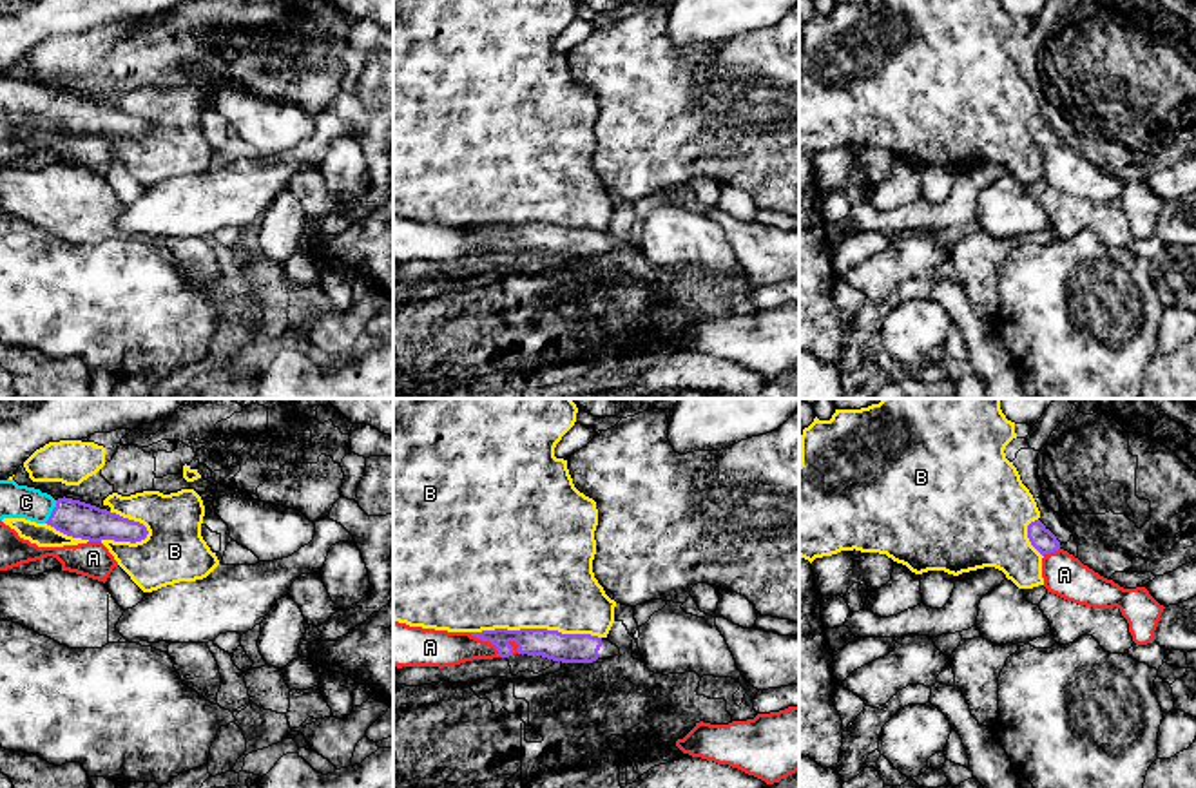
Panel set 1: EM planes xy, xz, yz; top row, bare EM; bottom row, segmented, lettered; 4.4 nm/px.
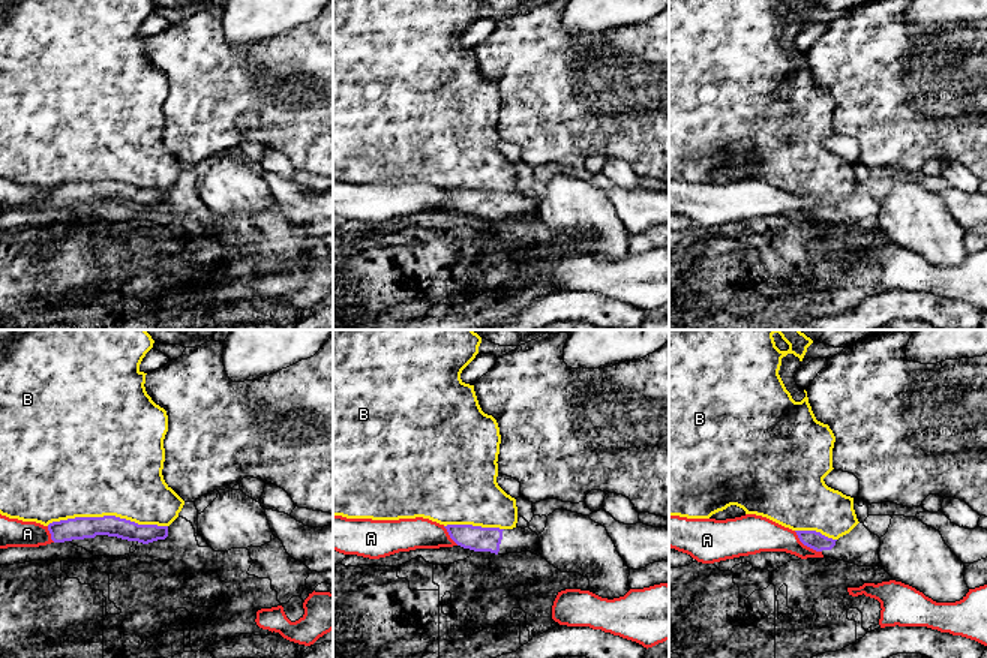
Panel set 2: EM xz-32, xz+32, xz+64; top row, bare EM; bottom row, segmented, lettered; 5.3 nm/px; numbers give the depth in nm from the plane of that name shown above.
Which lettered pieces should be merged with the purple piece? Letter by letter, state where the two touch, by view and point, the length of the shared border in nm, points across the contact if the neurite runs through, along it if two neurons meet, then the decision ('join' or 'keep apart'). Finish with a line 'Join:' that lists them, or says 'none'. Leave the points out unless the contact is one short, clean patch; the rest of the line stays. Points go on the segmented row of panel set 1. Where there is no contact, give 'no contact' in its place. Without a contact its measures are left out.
A: xz (488, 640) | 180 nm | keep apart
B: xz (537, 629) | 600 nm | keep apart
C: xy (53, 511) | 120 nm | across xy (75, 518), (53, 511), (17, 500) | join
Join: C

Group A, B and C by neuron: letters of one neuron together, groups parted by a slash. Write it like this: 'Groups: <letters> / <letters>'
Groups: A / B / C

